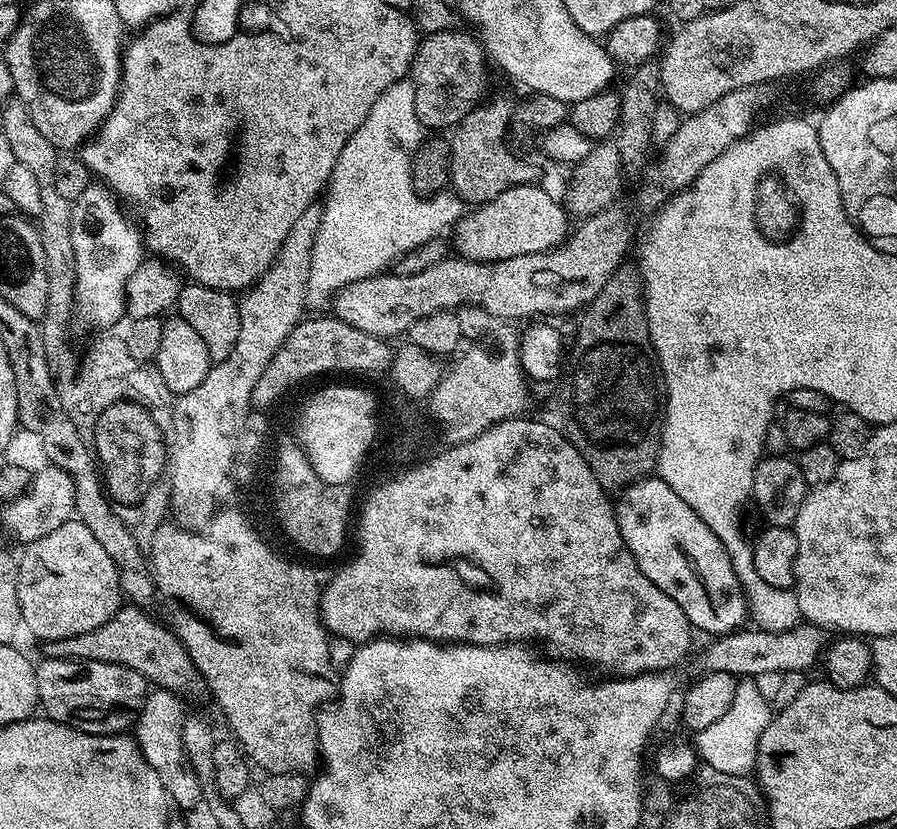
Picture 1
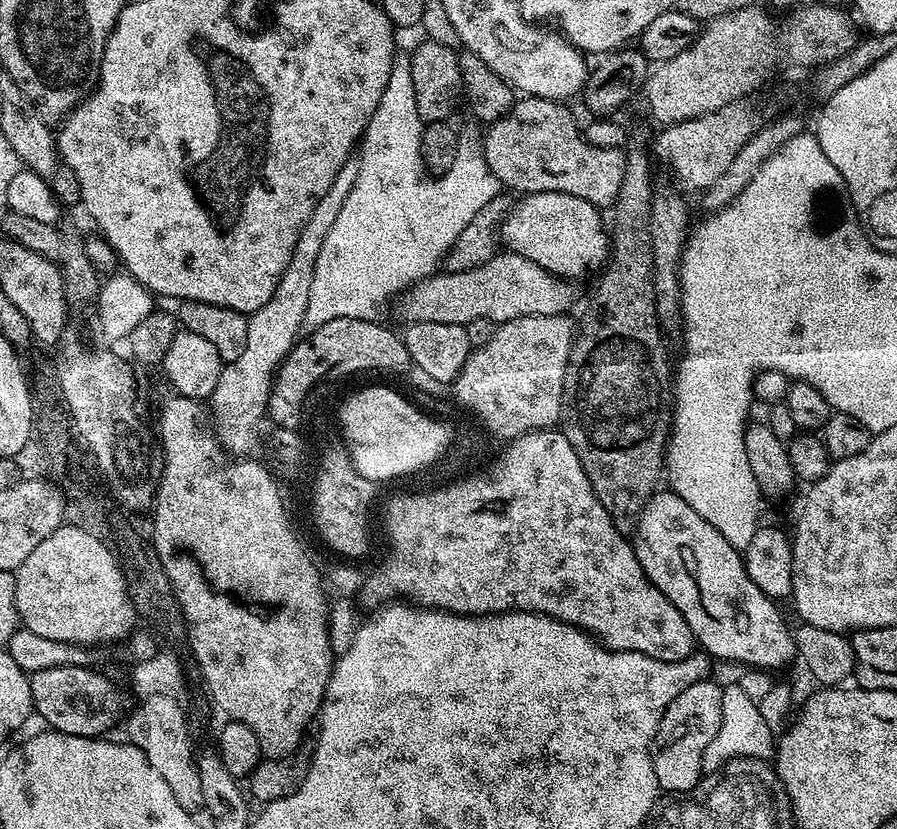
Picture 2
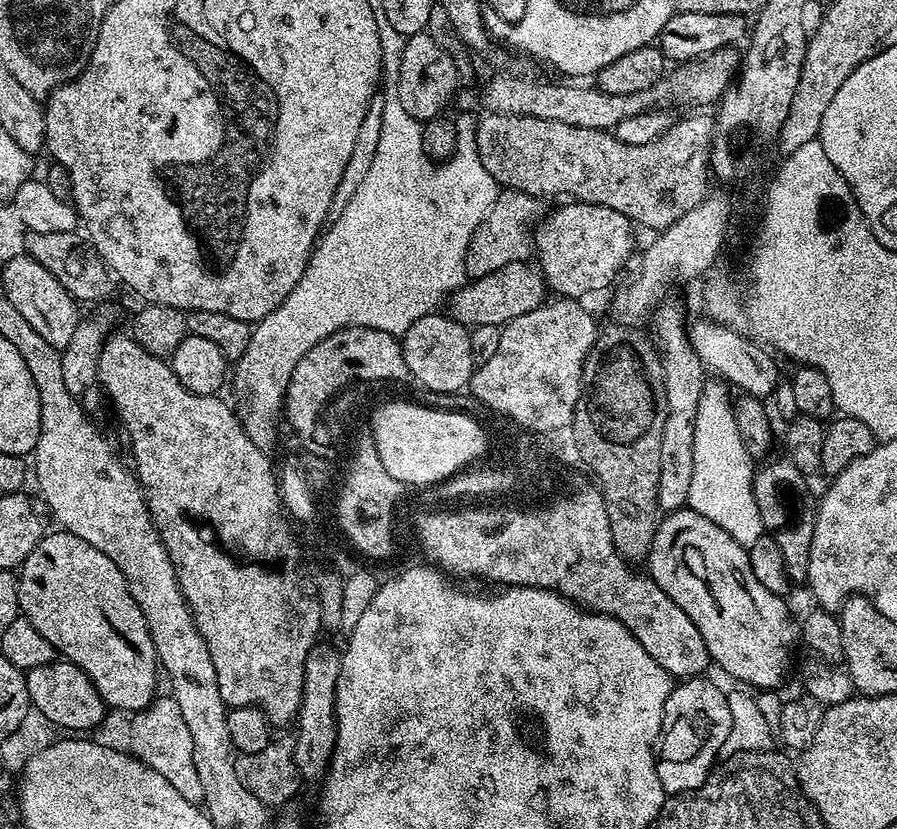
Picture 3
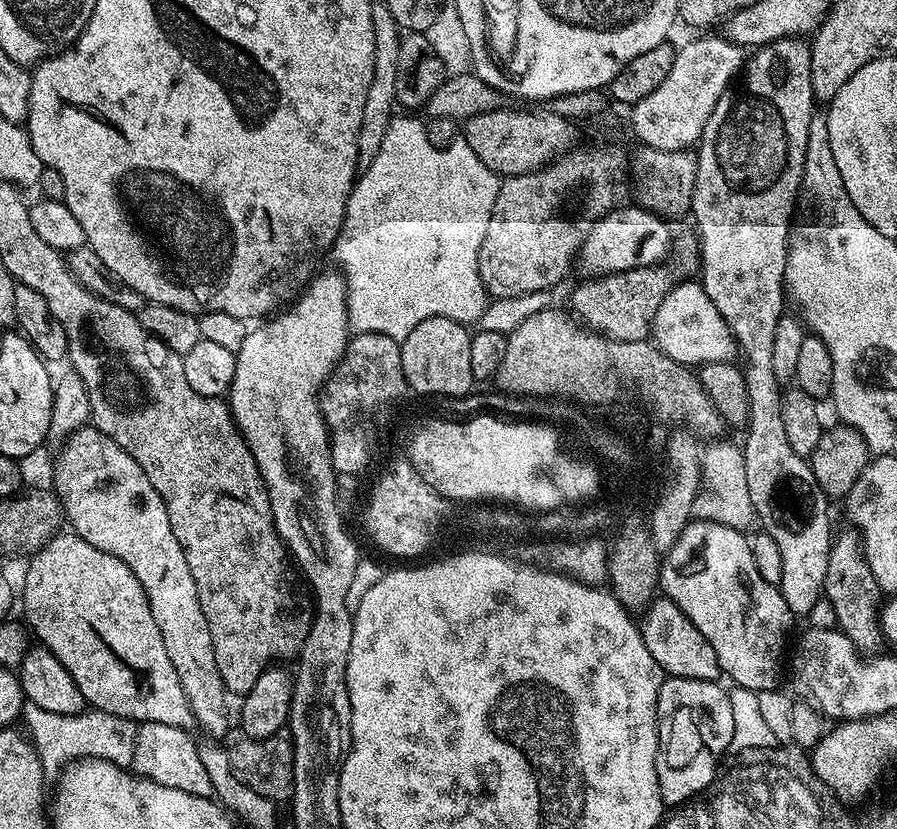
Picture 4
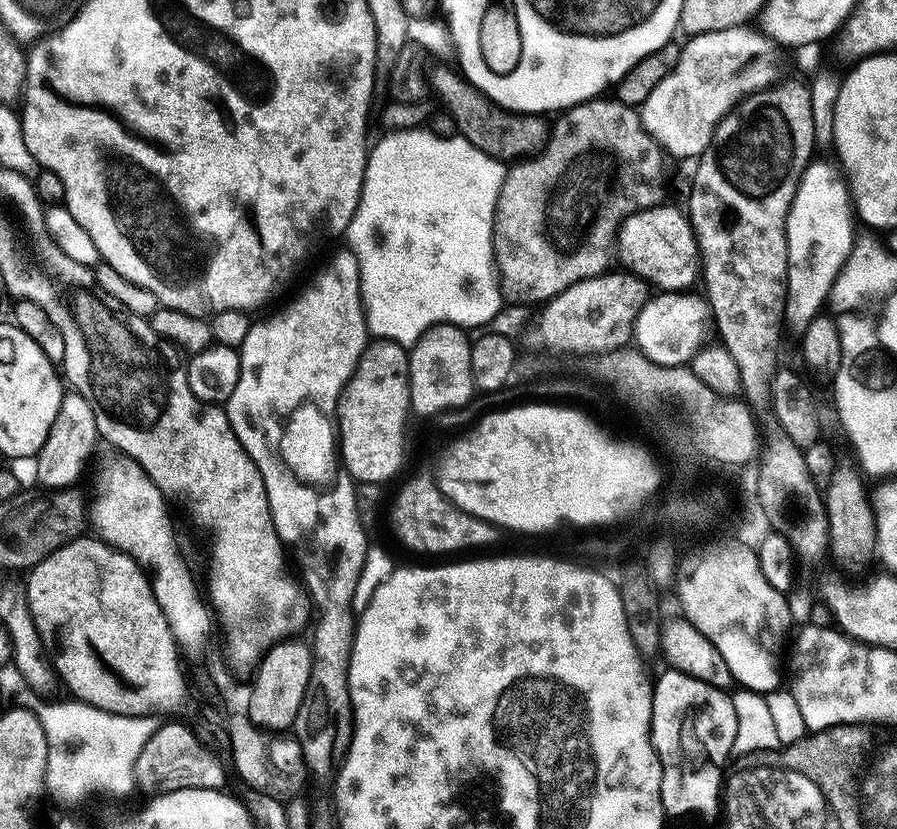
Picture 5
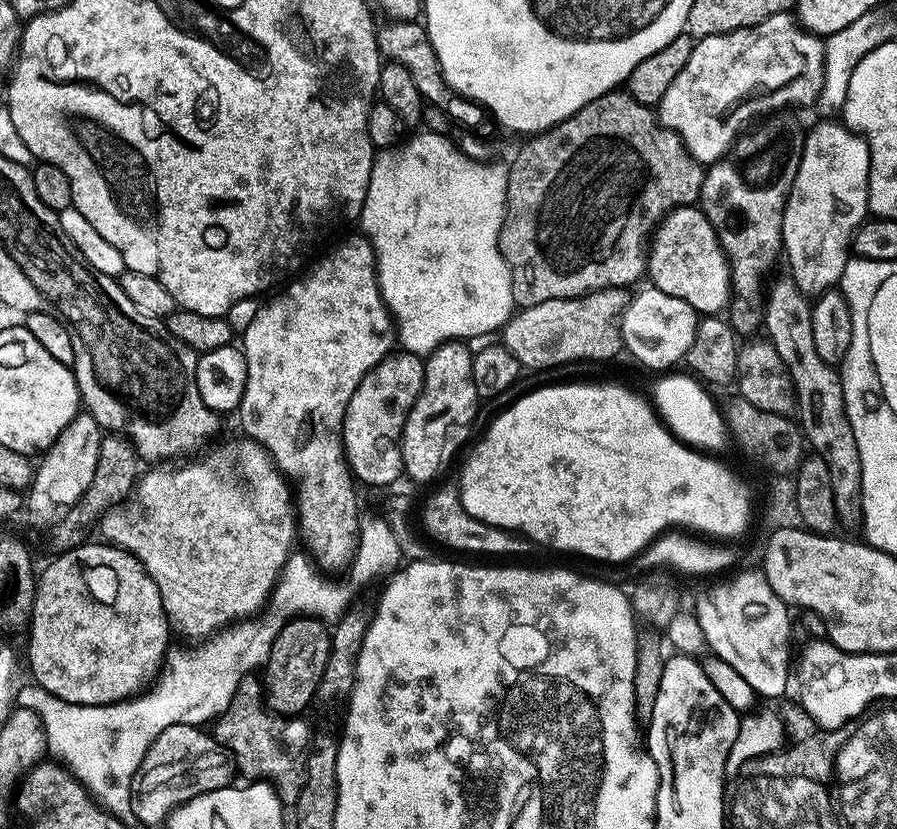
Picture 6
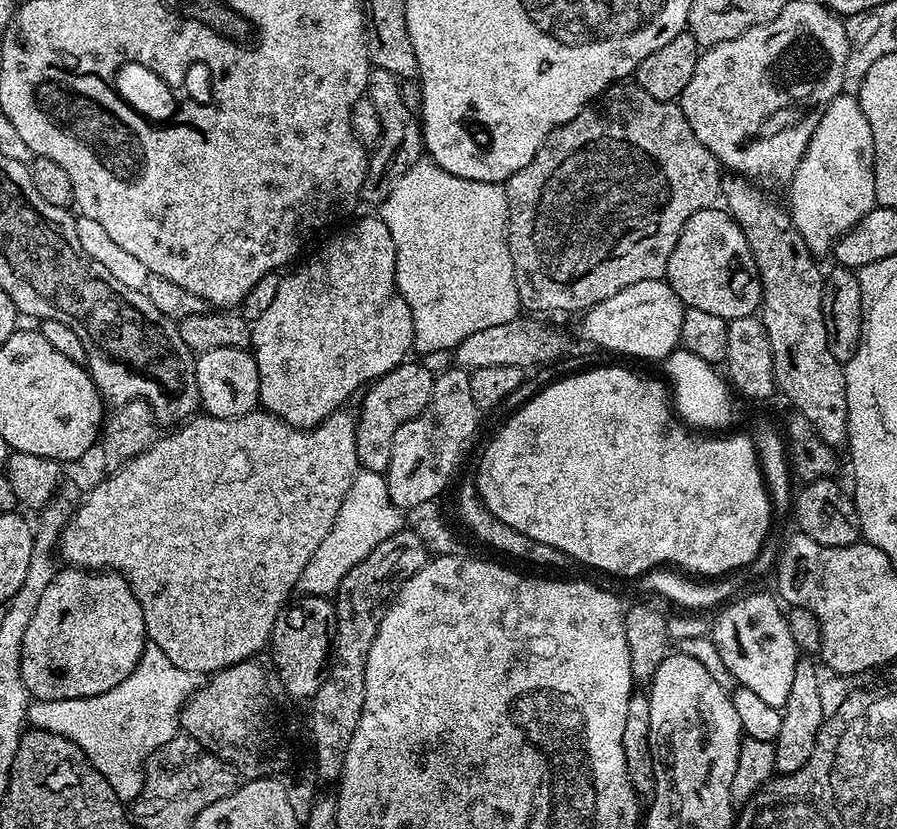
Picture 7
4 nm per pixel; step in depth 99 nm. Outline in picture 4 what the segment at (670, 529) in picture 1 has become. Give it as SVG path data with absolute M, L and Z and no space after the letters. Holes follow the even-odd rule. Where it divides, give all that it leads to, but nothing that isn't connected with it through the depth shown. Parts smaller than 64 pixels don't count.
M693 519L663 555L660 588L698 626L702 638L714 646L721 673L729 676L733 685L755 693L777 687L780 655L794 617L779 587L758 574L749 537L741 529Z

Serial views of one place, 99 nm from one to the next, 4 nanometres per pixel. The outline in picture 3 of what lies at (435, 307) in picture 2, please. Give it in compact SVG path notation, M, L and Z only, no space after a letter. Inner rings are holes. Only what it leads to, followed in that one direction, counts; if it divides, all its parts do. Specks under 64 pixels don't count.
M524 262L502 266L502 270L494 270L494 274L486 274L482 278L461 284L451 293L446 304L447 311L453 320L465 326L477 324L503 326L522 314L530 314L530 310L545 303L546 281L535 267L532 269L527 268L528 266Z

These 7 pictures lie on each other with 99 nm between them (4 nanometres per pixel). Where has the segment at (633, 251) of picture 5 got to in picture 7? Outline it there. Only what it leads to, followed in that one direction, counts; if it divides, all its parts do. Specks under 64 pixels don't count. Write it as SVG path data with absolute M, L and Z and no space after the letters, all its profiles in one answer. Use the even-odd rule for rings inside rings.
M720 206L698 210L690 218L690 222L686 222L674 246L674 254L670 254L666 282L672 287L685 309L706 310L710 314L718 314L718 318L726 321L757 315L764 298L760 271L746 242L746 234L742 234L735 218Z

